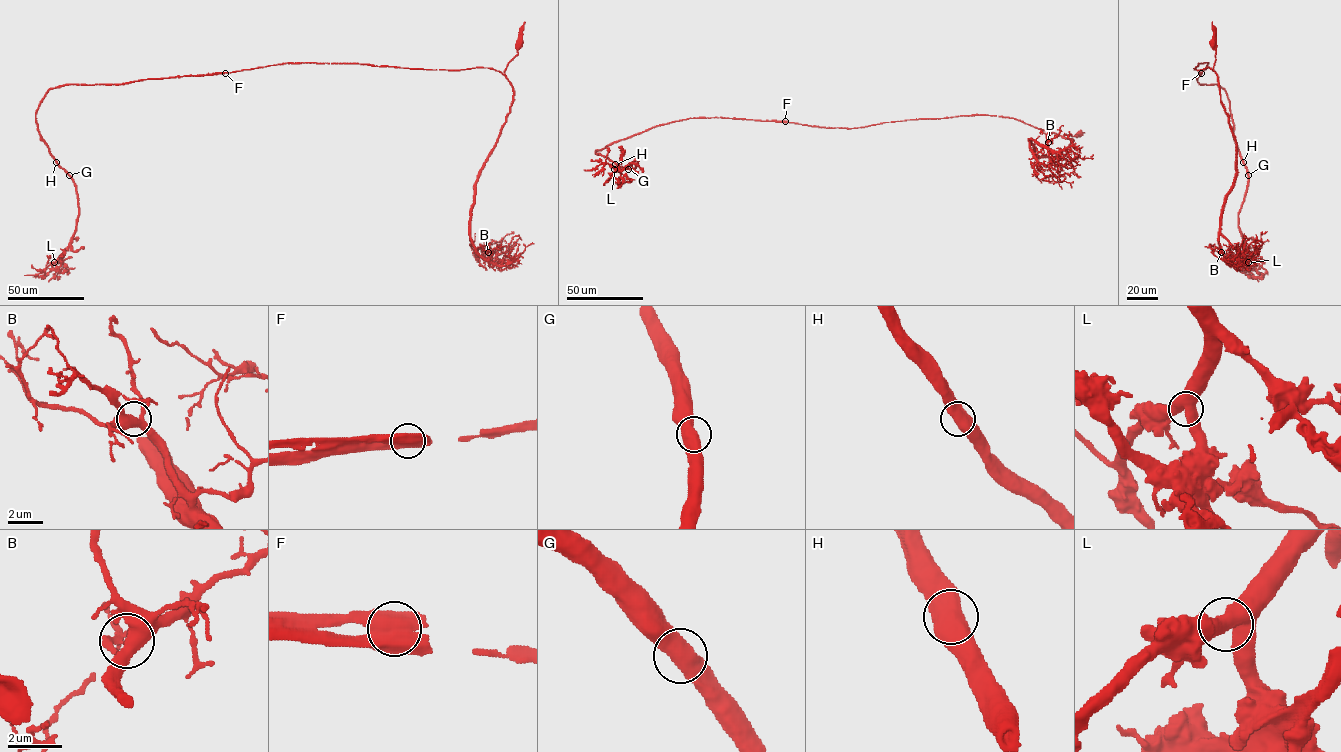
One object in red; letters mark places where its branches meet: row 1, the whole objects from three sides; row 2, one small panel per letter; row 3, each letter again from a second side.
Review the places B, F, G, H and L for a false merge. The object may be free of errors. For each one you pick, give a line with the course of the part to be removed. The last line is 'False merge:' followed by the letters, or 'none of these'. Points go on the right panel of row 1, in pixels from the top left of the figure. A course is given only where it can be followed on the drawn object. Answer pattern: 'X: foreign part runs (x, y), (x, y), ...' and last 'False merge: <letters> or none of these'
False merge: F

